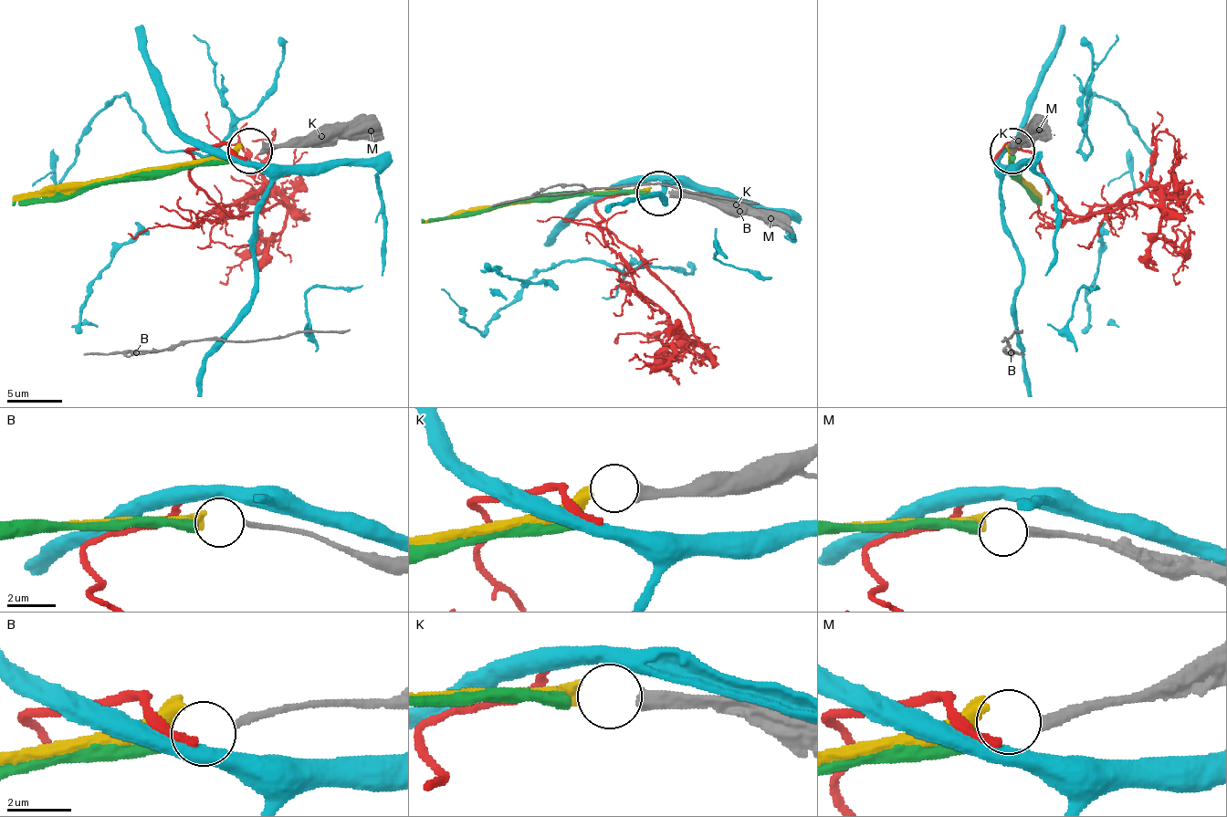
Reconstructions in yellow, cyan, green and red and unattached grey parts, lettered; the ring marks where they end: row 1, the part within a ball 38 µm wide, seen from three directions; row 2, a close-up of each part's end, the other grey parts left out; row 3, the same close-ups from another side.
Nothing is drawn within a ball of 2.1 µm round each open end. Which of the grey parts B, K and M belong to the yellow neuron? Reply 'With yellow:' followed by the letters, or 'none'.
With yellow: K

